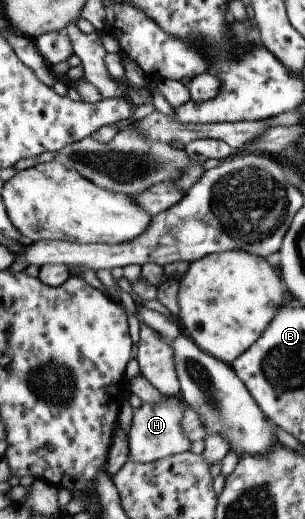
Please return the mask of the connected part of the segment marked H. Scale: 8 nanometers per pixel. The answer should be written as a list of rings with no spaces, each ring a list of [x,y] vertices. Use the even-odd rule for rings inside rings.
[[[168,396],[162,405],[142,403],[139,408],[134,409],[128,434],[130,461],[141,464],[152,463],[170,455],[184,453],[190,449],[192,441],[186,437],[184,425],[182,425],[188,405],[181,397],[176,398],[179,400],[174,401],[172,396]]]

